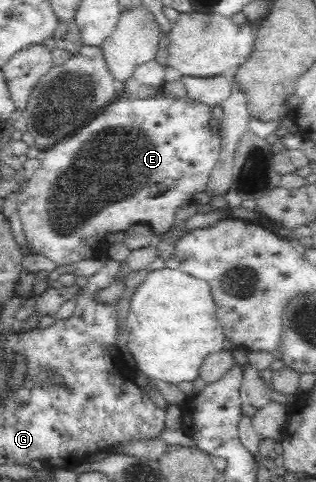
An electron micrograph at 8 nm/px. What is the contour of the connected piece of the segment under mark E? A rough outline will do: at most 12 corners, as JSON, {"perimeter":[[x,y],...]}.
{"perimeter":[[107,104],[44,149],[17,200],[32,254],[108,233],[205,191],[213,106]]}

